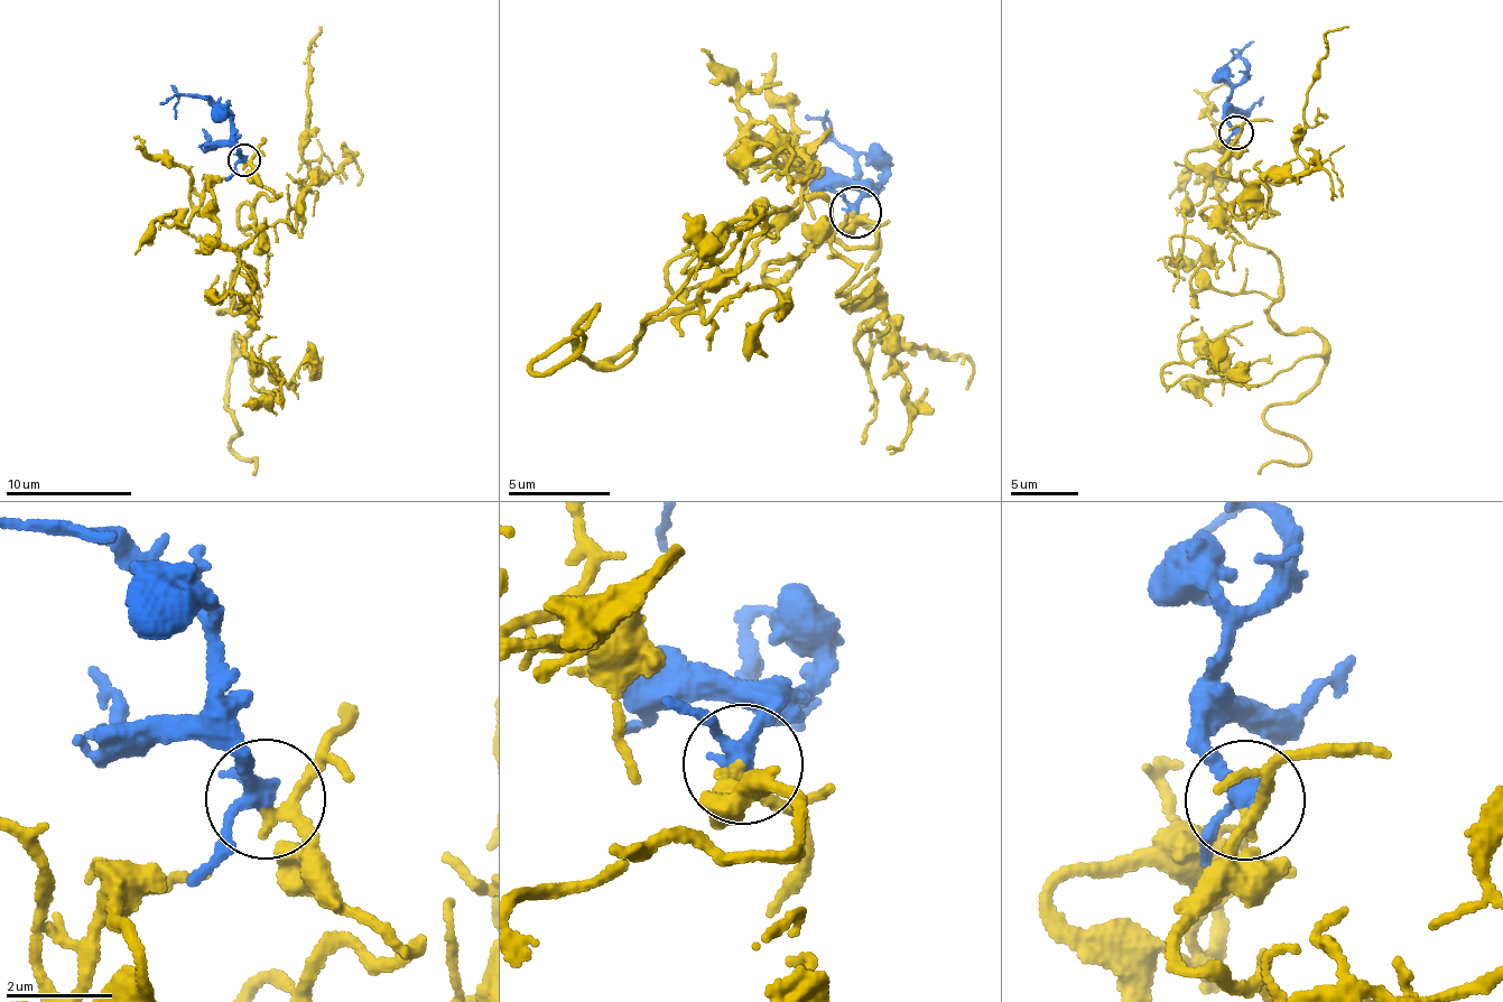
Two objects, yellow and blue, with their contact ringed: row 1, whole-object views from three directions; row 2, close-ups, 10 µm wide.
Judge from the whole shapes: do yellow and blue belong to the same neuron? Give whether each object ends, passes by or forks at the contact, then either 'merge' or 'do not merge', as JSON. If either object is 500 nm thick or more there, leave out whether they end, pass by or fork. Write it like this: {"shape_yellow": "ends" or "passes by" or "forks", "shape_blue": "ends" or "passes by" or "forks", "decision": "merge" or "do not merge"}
{"shape_yellow": "passes by", "shape_blue": "passes by", "decision": "merge"}

